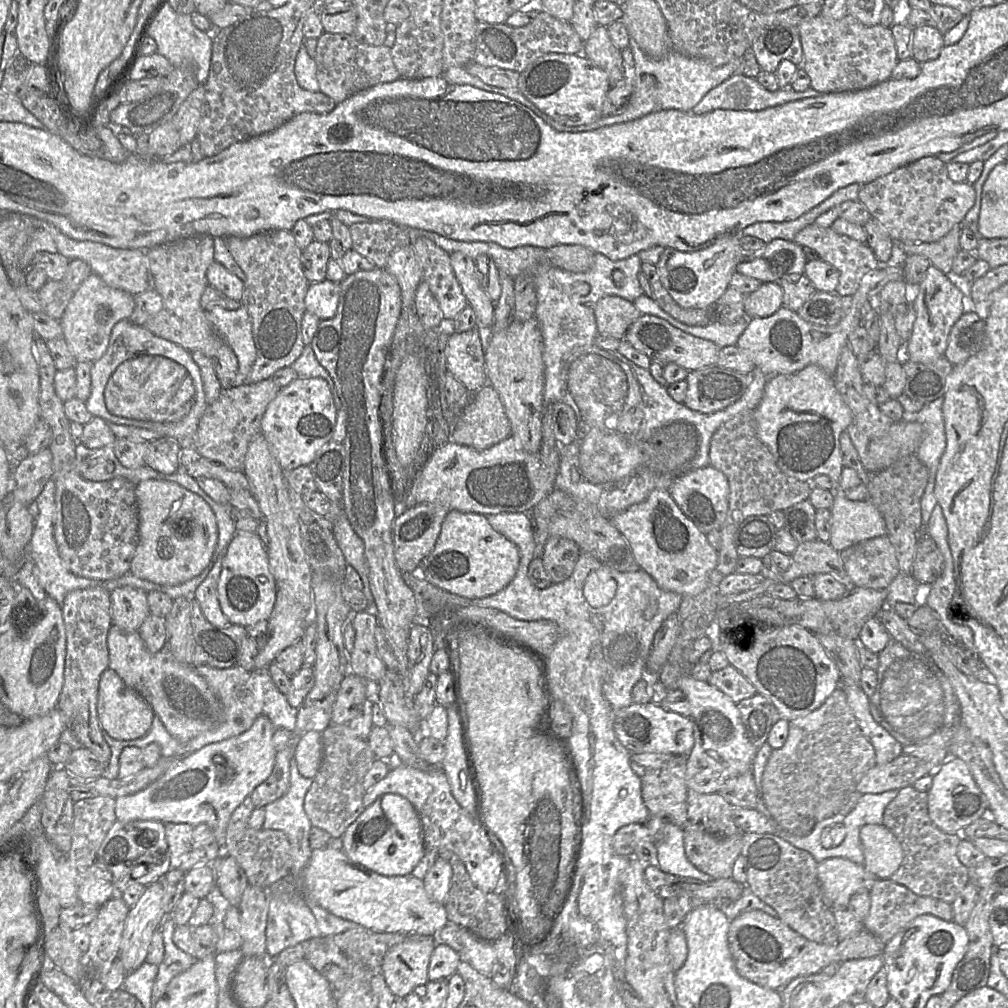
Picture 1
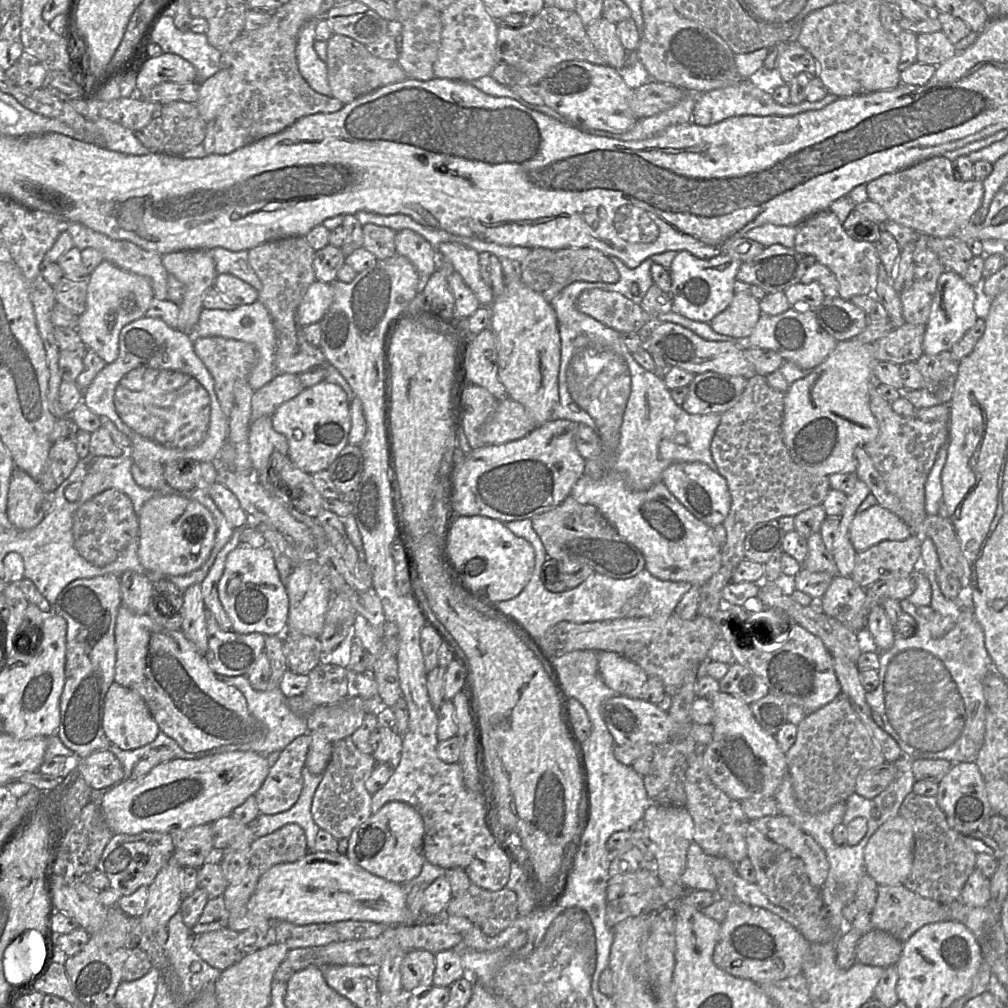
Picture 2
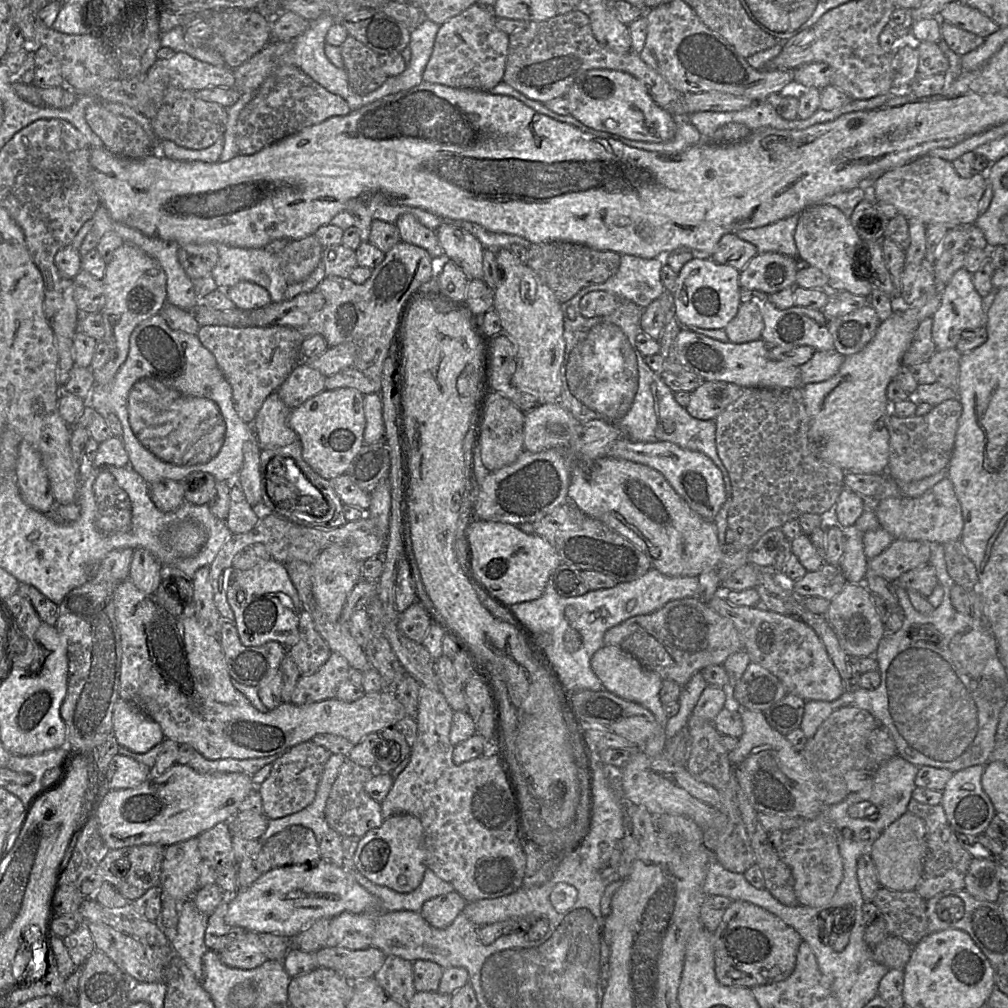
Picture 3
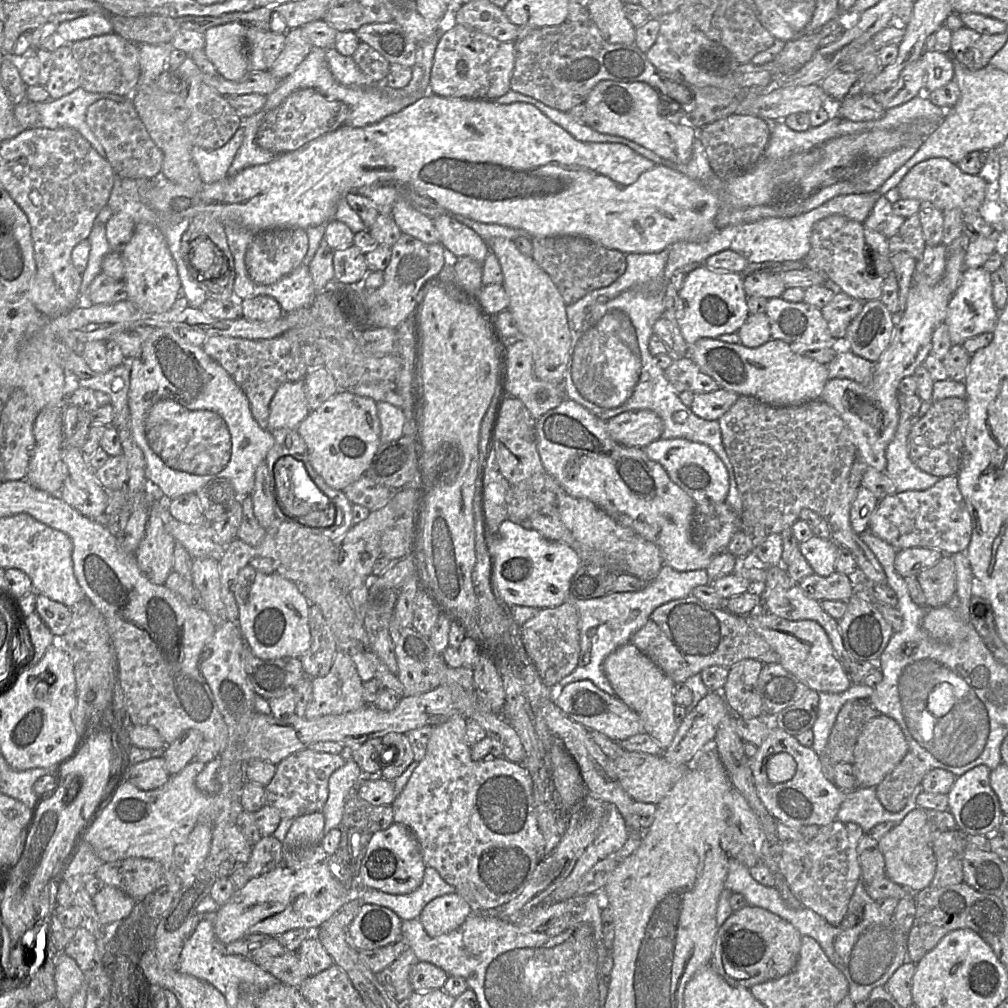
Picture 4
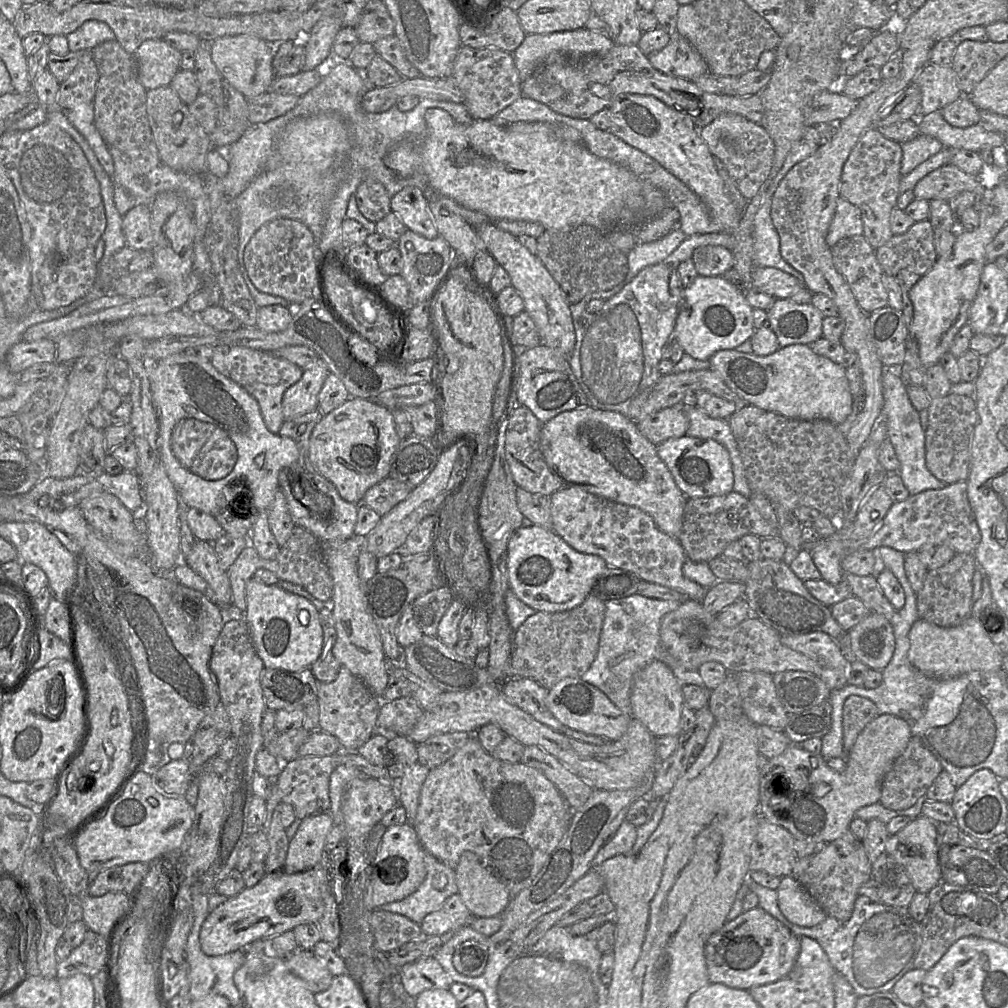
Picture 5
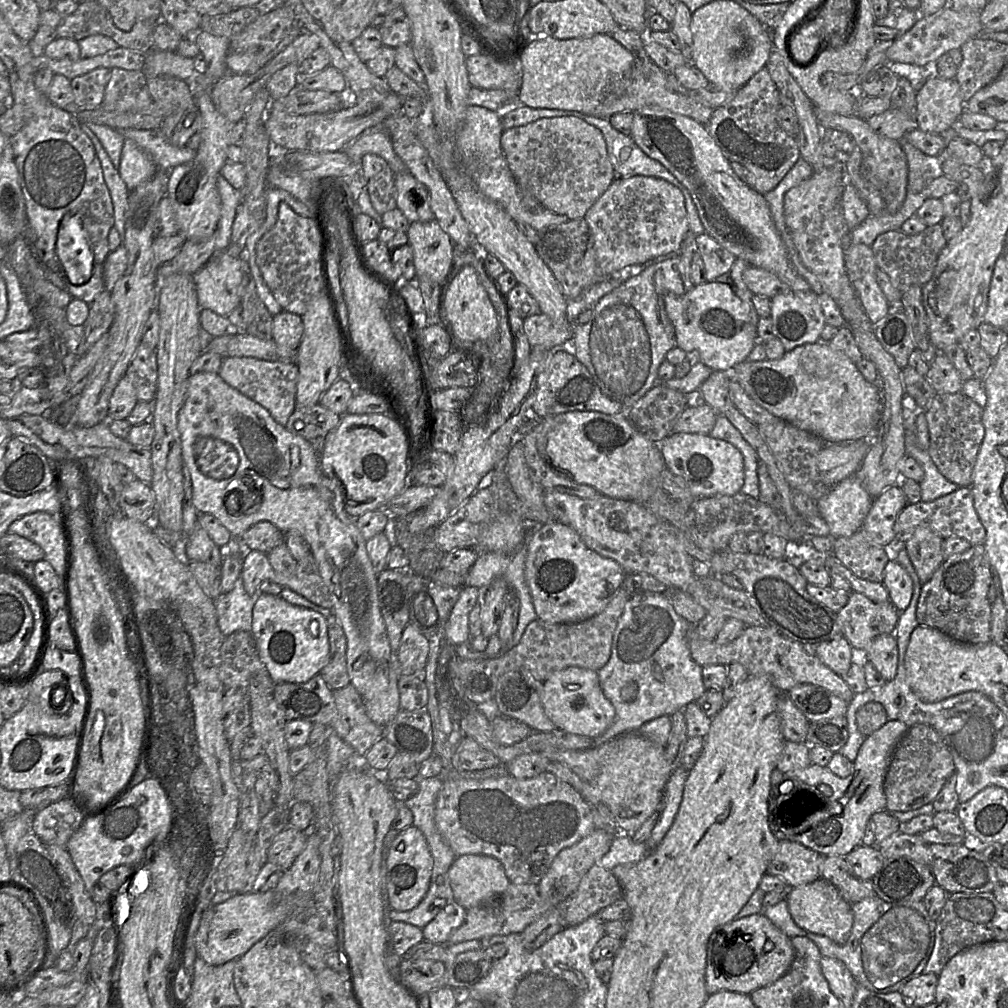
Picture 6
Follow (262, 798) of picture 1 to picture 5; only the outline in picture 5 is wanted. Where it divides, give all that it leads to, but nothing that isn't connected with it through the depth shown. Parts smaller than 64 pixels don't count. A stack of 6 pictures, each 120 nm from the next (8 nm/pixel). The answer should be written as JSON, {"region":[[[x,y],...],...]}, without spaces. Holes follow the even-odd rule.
{"region":[[[344,748],[343,751],[338,751],[328,756],[298,757],[283,763],[281,773],[272,781],[280,792],[282,802],[290,804],[294,809],[296,818],[302,820],[308,816],[329,811],[329,780],[332,772],[340,765],[356,768],[365,774],[366,777],[375,779],[384,785],[397,788],[399,780],[391,778],[386,767],[374,766],[359,755],[357,751],[348,751]]]}

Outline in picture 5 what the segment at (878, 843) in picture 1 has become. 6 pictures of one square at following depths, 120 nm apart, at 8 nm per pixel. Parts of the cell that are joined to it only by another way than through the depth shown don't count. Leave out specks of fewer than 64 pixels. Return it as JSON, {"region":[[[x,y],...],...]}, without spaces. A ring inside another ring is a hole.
{"region":[[[919,815],[886,842],[886,853],[900,863],[907,872],[916,893],[927,894],[941,882],[941,866],[938,857],[936,823],[925,815]]]}

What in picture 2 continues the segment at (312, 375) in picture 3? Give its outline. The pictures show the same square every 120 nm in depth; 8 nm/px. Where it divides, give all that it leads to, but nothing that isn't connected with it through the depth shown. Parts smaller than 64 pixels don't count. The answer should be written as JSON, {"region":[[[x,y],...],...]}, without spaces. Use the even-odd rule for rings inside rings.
{"region":[[[296,374],[275,376],[269,383],[253,391],[251,423],[263,416],[271,416],[280,405],[297,396],[303,389]]]}

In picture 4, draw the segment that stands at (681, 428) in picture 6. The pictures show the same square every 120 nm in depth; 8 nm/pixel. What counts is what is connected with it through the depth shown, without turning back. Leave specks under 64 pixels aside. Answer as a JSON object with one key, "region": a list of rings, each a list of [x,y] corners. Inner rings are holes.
{"region":[[[650,410],[624,412],[606,420],[609,435],[627,447],[644,448],[661,438],[663,422]]]}

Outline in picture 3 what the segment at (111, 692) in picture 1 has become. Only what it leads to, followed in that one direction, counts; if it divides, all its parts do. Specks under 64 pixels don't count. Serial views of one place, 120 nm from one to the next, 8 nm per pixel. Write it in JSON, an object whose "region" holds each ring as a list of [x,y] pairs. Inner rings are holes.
{"region":[[[120,697],[113,707],[112,733],[119,746],[138,754],[148,752],[165,739],[157,722]]]}

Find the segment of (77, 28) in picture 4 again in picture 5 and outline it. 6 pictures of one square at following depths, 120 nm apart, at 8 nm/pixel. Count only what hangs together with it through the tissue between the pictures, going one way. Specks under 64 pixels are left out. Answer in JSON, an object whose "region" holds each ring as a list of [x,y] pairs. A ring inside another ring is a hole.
{"region":[[[88,20],[74,32],[66,35],[68,48],[72,52],[91,50],[97,45],[114,40],[115,34],[104,22]]]}

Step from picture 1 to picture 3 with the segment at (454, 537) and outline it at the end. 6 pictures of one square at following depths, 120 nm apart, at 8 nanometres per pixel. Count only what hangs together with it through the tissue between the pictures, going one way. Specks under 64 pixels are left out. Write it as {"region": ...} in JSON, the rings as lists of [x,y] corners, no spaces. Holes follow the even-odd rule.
{"region":[[[473,519],[463,530],[470,547],[474,578],[492,597],[507,605],[538,599],[554,570],[562,563],[555,549],[540,536],[527,535],[517,526]]]}

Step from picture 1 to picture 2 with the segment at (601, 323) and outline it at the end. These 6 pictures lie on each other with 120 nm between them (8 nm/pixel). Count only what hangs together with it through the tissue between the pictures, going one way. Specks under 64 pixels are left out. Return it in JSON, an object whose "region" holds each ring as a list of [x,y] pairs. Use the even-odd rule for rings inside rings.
{"region":[[[590,289],[584,291],[576,302],[577,310],[586,314],[607,327],[621,333],[637,332],[642,338],[646,337],[646,331],[652,325],[658,323],[657,318],[652,318],[642,307],[622,294],[602,289]]]}

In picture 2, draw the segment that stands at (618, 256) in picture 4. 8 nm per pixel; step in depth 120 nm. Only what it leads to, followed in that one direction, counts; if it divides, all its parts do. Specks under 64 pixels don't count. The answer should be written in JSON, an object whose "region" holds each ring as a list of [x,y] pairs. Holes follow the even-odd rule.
{"region":[[[534,248],[521,262],[521,281],[539,293],[547,302],[551,302],[565,287],[576,281],[616,283],[619,272],[611,258],[594,248],[546,249]]]}

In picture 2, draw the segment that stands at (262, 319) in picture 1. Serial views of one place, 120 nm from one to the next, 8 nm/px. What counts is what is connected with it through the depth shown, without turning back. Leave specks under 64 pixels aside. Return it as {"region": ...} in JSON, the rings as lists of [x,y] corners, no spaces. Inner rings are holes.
{"region":[[[297,236],[267,241],[247,252],[249,264],[262,283],[258,301],[266,307],[274,325],[276,335],[275,365],[278,374],[298,375],[313,367],[330,364],[319,347],[314,347],[305,340],[302,328],[296,322],[297,308],[308,287],[316,280],[313,267],[316,250],[310,246],[305,237]]]}

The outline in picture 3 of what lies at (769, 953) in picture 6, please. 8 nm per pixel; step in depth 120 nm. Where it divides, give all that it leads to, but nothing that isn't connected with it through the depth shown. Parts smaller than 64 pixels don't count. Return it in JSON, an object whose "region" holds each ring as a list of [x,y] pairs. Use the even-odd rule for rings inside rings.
{"region":[[[733,900],[713,932],[716,977],[725,986],[748,988],[784,980],[795,969],[802,940],[793,927],[763,907],[748,901]],[[732,969],[743,971],[745,977],[732,979],[729,976]]]}

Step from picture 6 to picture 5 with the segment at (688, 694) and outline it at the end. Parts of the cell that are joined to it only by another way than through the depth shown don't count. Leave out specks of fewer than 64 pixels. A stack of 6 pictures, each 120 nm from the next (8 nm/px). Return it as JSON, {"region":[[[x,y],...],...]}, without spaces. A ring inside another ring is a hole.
{"region":[[[634,594],[618,600],[605,602],[606,610],[602,630],[599,639],[599,647],[595,660],[590,668],[581,676],[581,679],[602,691],[620,710],[631,714],[631,686],[635,674],[654,660],[665,663],[673,672],[674,676],[682,685],[693,684],[704,687],[704,681],[698,670],[688,670],[674,659],[663,647],[660,639],[660,623],[662,617],[676,610],[684,601],[659,600],[648,598],[639,594]],[[614,623],[619,624],[619,628],[614,628]]]}

